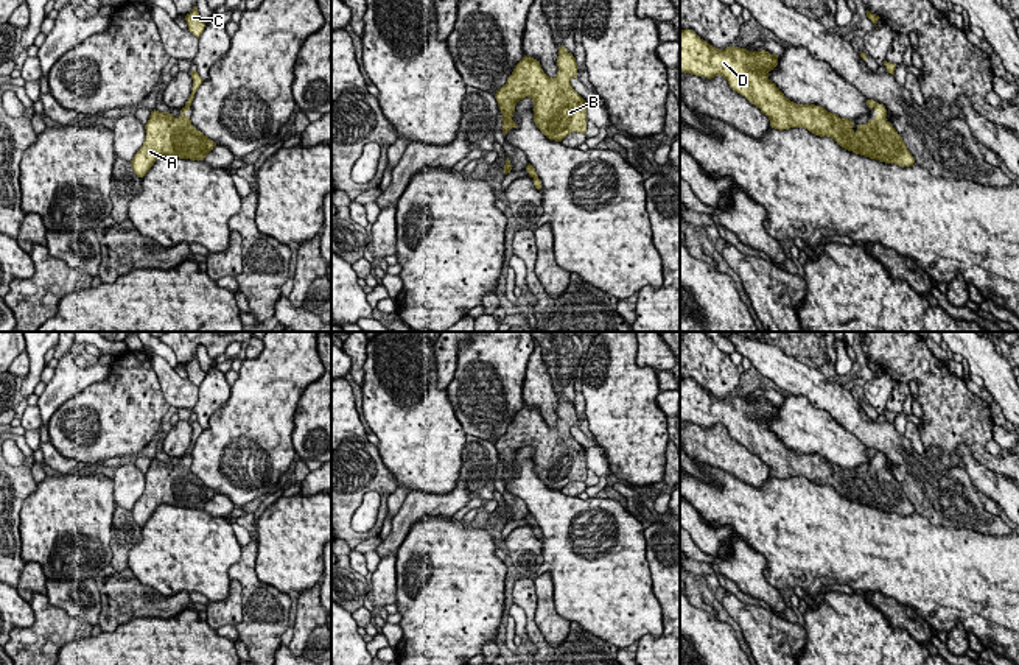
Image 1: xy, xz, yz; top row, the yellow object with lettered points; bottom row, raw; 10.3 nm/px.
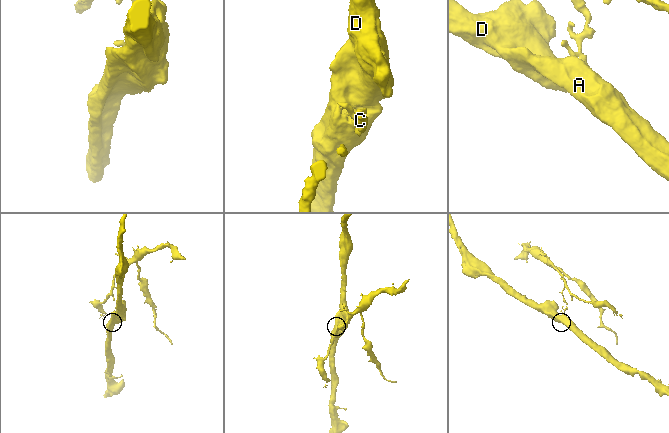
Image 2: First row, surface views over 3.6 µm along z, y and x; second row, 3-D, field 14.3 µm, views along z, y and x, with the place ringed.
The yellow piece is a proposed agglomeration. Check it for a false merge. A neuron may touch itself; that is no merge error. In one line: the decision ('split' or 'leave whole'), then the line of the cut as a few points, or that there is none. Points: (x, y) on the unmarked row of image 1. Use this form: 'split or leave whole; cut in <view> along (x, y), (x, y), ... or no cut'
split; cut in xy along (185, 453), (189, 455)

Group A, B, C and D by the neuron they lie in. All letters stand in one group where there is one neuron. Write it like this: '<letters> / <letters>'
A B D / C

